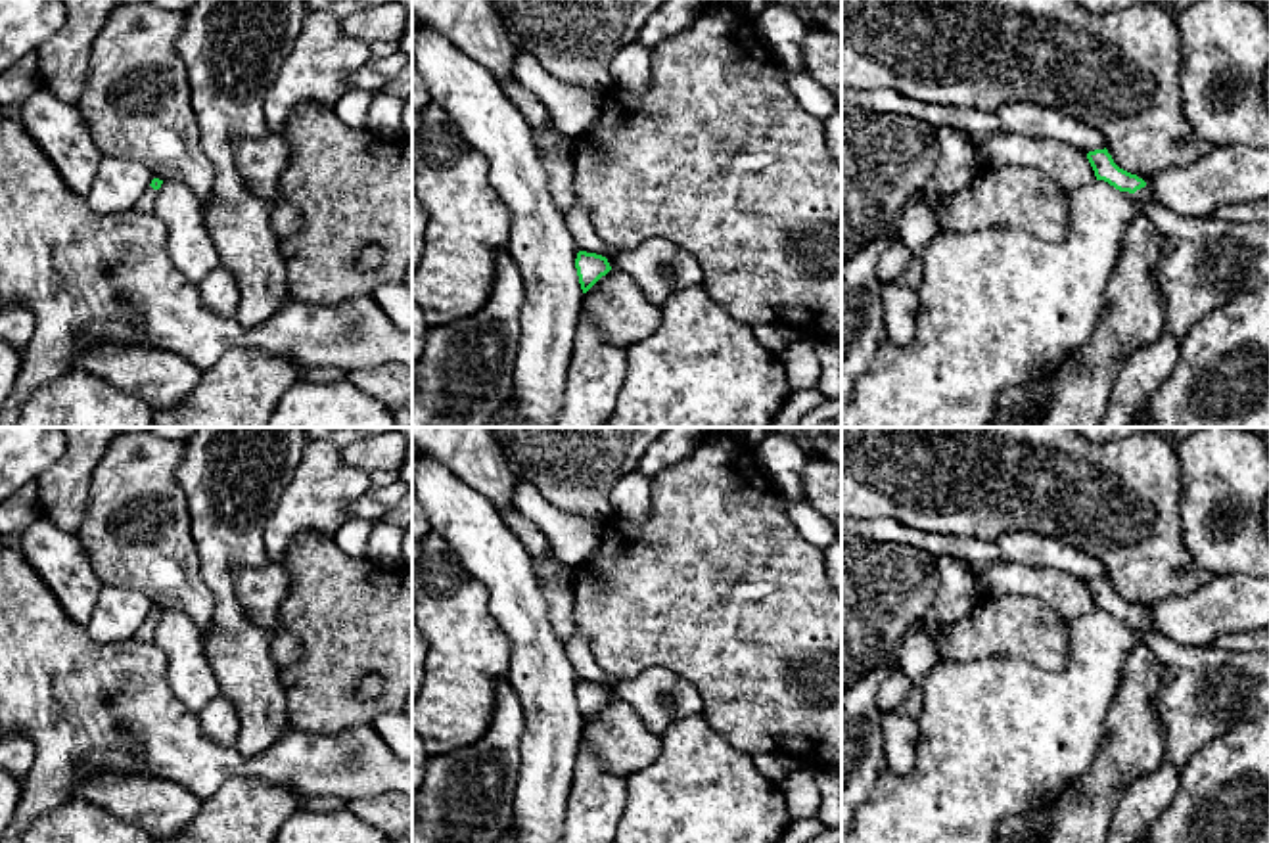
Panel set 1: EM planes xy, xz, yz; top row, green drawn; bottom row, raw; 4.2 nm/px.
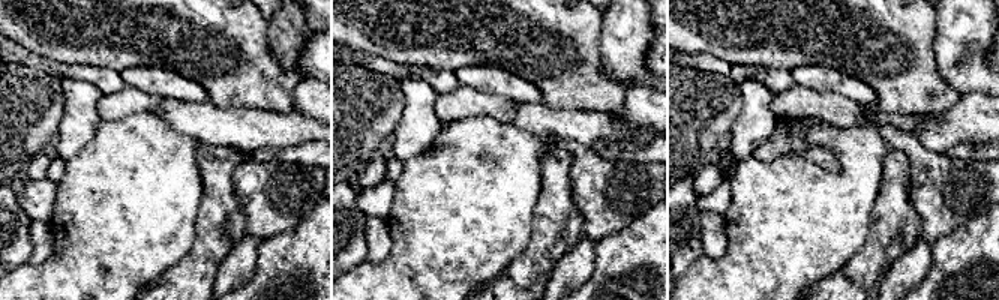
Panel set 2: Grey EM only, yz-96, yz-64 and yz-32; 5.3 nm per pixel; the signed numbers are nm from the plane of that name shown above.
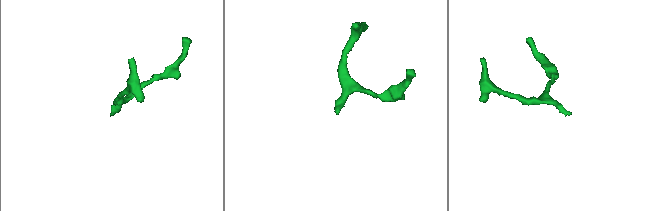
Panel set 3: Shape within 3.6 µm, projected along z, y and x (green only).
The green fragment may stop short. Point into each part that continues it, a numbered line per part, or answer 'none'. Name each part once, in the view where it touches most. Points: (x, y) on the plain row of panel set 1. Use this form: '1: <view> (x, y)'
1: yz (1204, 692)

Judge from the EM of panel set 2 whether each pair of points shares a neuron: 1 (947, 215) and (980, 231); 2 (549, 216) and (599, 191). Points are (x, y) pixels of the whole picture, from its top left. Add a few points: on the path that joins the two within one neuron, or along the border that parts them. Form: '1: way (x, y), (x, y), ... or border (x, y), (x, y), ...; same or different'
1: border (983, 210), (944, 234), (935, 243); different
2: border (570, 170), (570, 197), (581, 215), (585, 234); different

